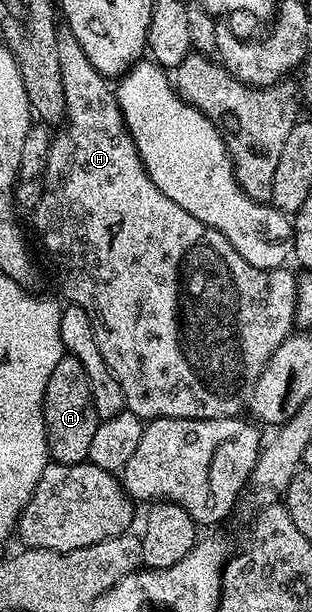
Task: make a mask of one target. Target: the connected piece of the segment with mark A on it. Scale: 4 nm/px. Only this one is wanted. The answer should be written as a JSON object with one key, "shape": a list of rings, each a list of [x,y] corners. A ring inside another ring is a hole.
{"shape":[[[64,355],[50,373],[44,395],[44,425],[48,439],[48,455],[58,464],[83,464],[90,454],[90,441],[98,430],[101,418],[94,410],[90,378],[78,358]]]}

